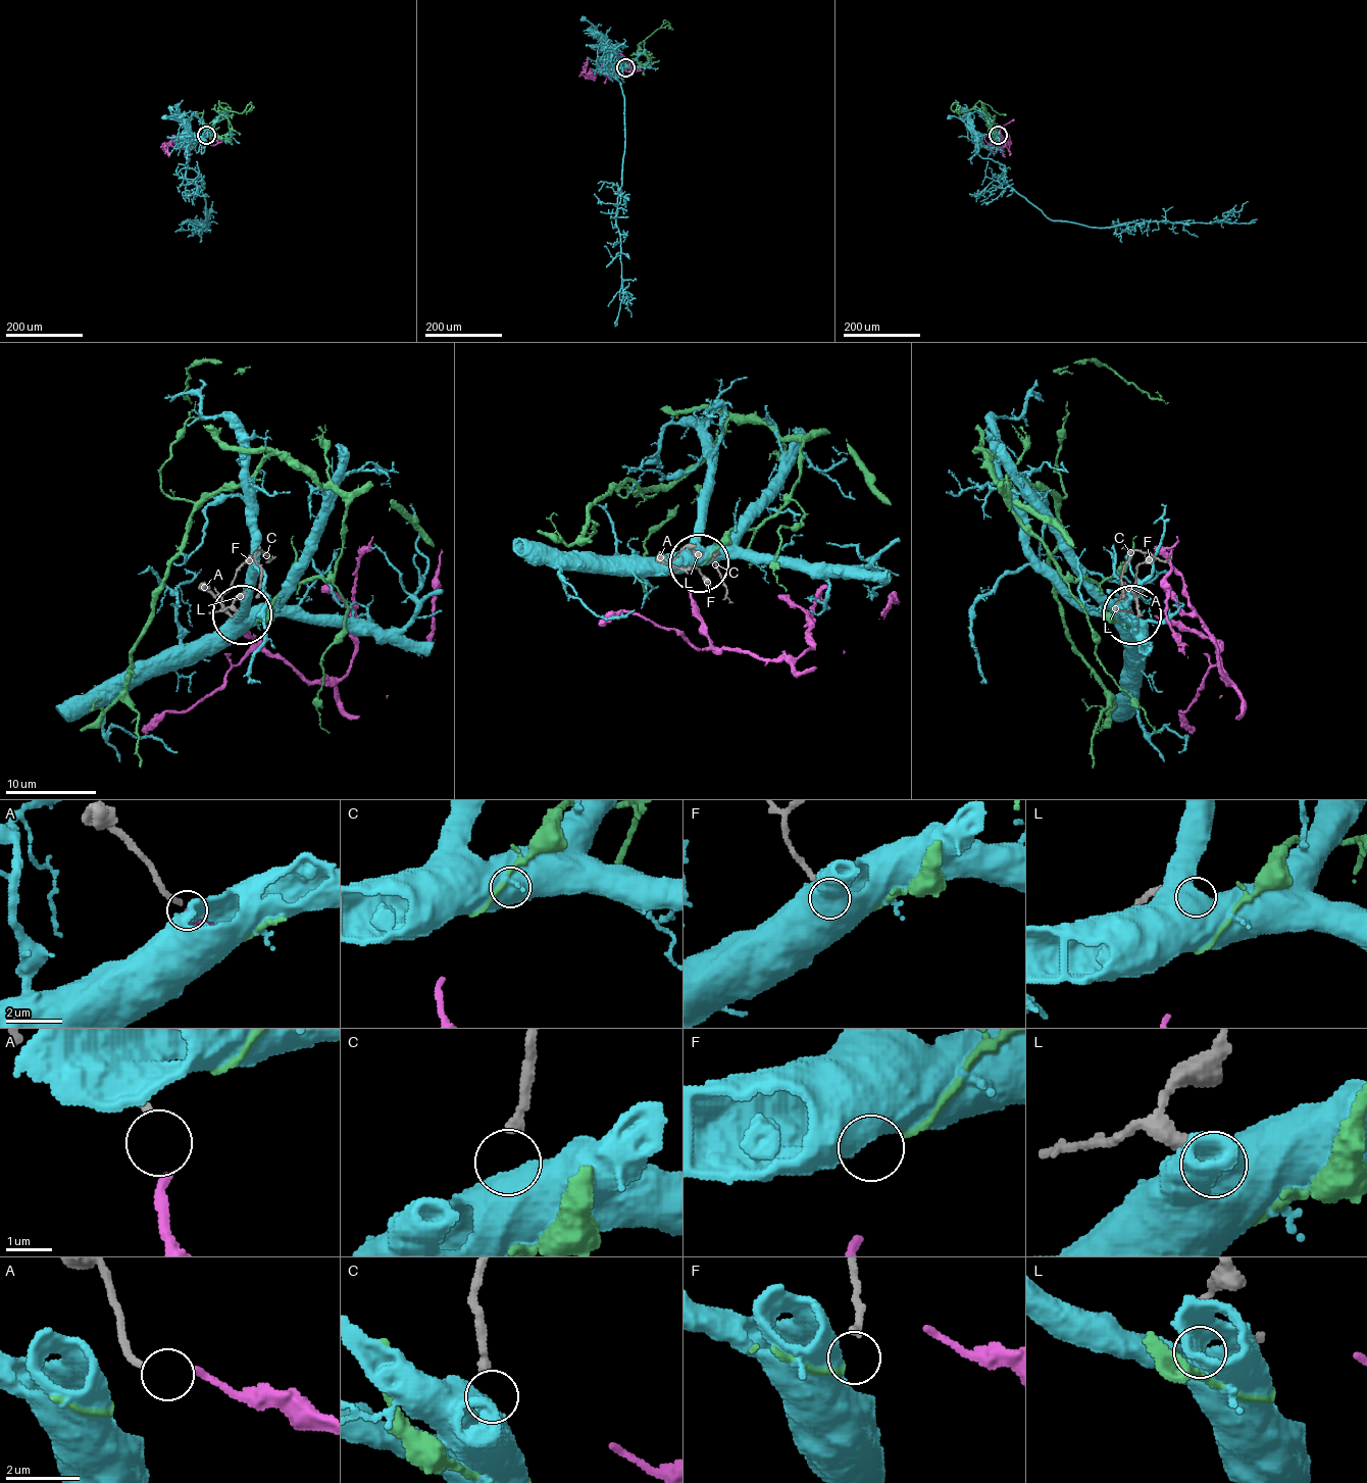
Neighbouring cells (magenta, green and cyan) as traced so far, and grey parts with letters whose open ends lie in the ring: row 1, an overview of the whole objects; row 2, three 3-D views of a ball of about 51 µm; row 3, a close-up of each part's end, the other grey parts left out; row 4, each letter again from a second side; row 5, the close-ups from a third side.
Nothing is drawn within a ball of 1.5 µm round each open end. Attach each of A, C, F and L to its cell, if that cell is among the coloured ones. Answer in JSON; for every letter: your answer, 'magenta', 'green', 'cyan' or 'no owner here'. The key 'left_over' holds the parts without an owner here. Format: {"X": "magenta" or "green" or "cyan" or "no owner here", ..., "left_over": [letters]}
{"A": "magenta", "C": "cyan", "F": "green", "L": "no owner here", "left_over": ["L"]}

